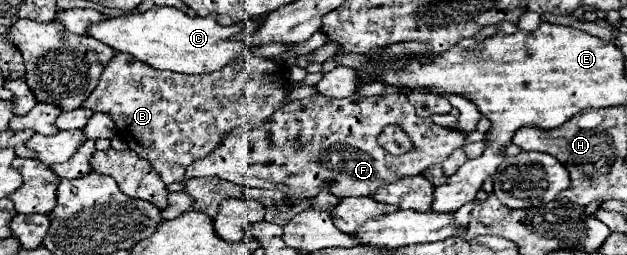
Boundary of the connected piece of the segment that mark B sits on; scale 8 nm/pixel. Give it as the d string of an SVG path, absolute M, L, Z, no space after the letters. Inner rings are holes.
M116 54L114 60L104 68L96 90L84 100L82 108L92 112L104 112L112 118L116 132L122 140L126 140L128 148L134 150L140 158L148 160L156 174L162 178L164 184L184 182L186 166L194 160L208 156L220 138L234 130L236 126L258 128L262 126L286 98L284 86L288 82L286 68L282 62L274 62L270 58L250 58L246 62L230 62L218 72L210 74L178 74L168 70L154 70L148 64L140 64L134 56Z

